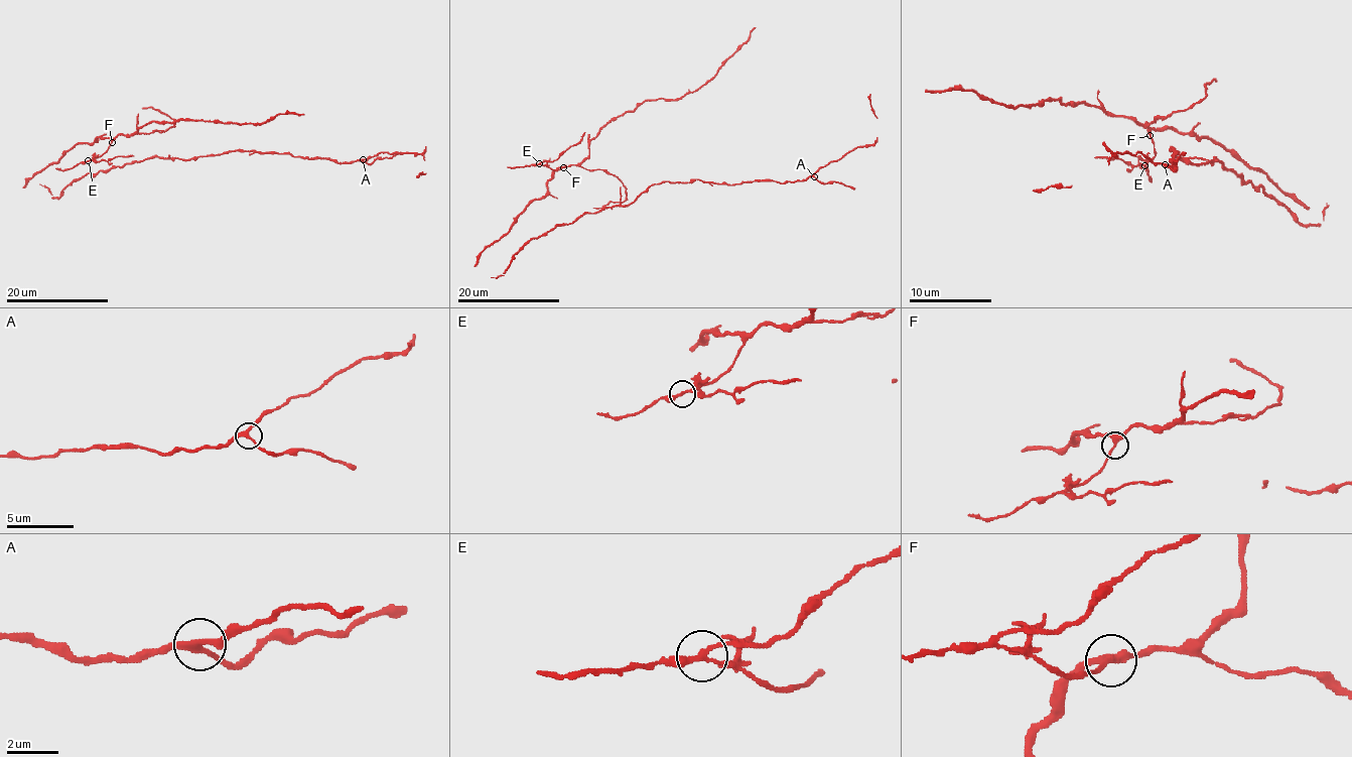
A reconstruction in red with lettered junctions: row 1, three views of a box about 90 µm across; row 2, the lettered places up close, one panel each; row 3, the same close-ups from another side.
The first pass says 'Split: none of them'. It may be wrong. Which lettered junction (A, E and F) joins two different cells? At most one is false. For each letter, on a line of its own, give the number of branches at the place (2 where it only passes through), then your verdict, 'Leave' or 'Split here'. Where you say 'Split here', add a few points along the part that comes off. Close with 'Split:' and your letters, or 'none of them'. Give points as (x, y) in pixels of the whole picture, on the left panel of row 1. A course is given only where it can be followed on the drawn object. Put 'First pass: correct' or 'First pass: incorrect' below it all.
A: Branches: 3. Leave
E: Branches: 3. Split here. Course of the part to remove: (89, 161), (133, 156)
F: Branches: 3. Leave
Split: E
First pass: incorrect

